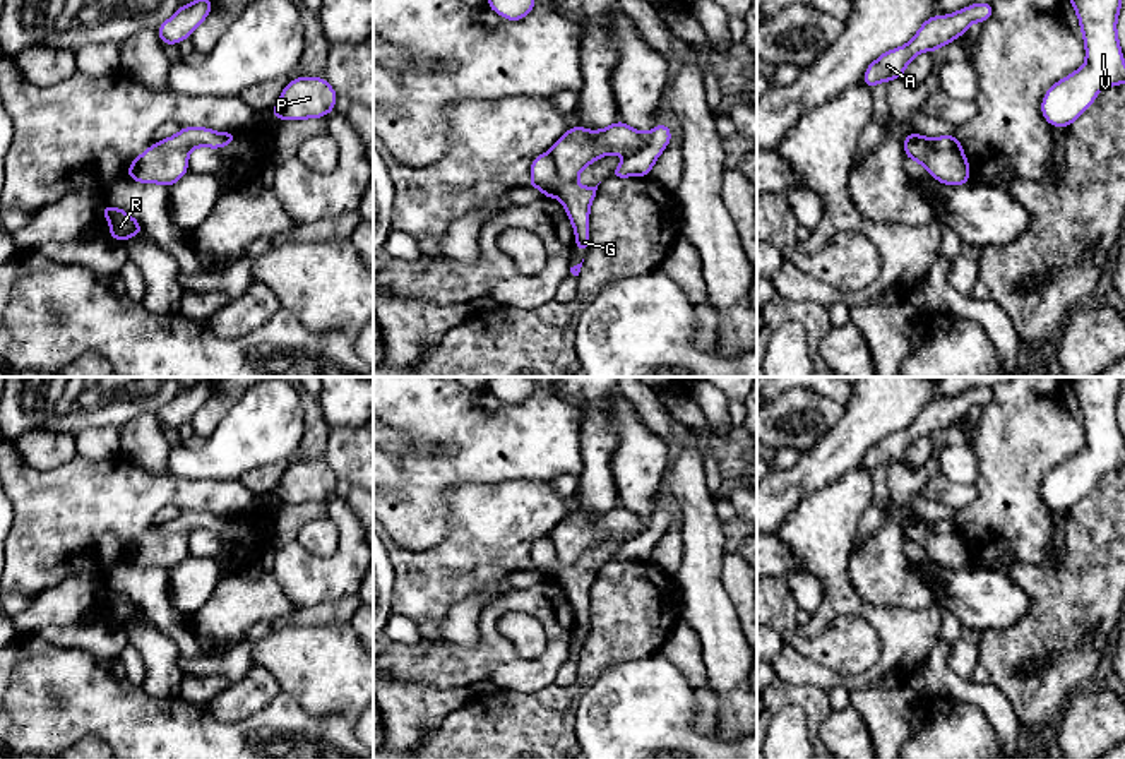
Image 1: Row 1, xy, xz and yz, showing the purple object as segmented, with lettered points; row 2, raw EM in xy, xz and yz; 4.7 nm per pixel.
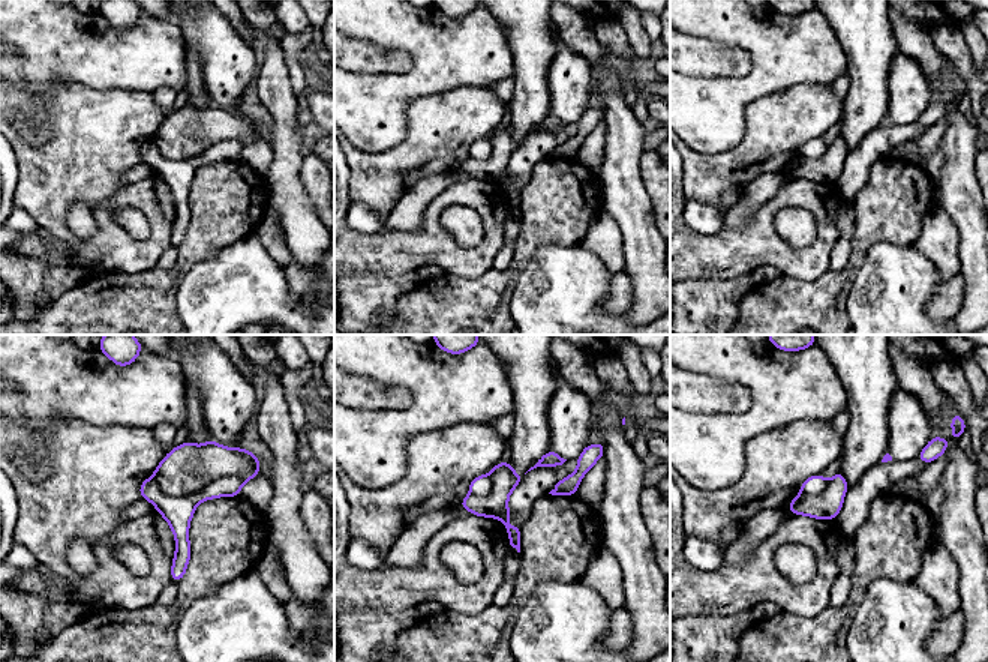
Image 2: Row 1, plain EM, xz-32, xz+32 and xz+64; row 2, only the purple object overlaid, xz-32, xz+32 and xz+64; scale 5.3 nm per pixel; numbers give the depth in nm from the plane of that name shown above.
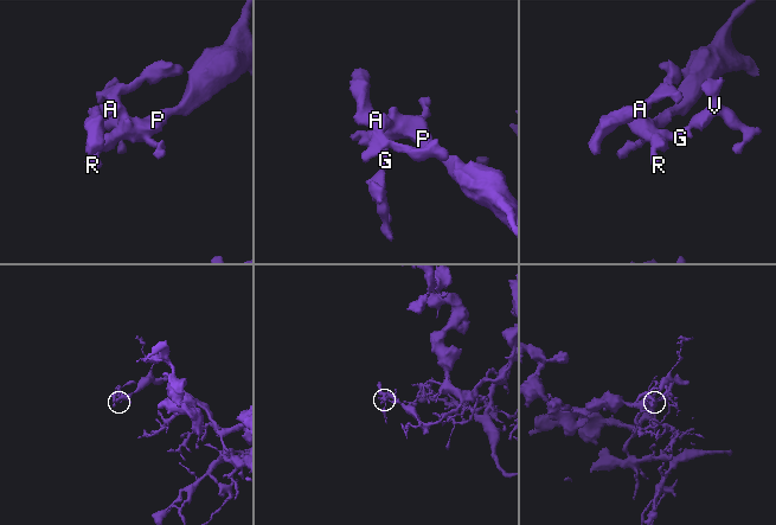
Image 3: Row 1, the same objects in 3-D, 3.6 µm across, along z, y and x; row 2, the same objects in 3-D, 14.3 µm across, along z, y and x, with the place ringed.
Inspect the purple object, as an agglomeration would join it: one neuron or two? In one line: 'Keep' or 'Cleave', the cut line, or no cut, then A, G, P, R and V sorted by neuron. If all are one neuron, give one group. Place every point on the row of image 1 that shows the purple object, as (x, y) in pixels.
Cleave. Split along xz (548, 153), (553, 161), (555, 179), (538, 182). Groups: A P / G R V

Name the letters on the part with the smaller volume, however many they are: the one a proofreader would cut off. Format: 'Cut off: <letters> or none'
Cut off: G, R, V

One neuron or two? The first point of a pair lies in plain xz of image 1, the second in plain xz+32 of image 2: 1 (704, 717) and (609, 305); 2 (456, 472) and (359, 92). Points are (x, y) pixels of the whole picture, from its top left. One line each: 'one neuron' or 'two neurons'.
1: one neuron
2: one neuron

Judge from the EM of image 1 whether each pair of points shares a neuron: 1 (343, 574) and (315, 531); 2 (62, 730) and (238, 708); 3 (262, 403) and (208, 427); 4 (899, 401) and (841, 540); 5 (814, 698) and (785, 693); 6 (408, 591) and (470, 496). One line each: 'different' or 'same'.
1: different
2: different
3: different
4: different
5: same
6: same

